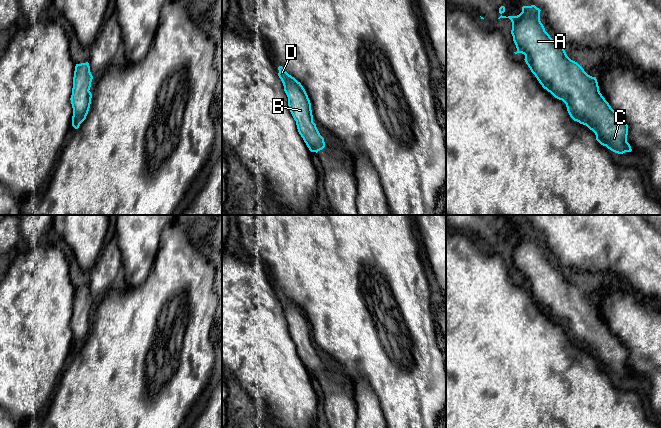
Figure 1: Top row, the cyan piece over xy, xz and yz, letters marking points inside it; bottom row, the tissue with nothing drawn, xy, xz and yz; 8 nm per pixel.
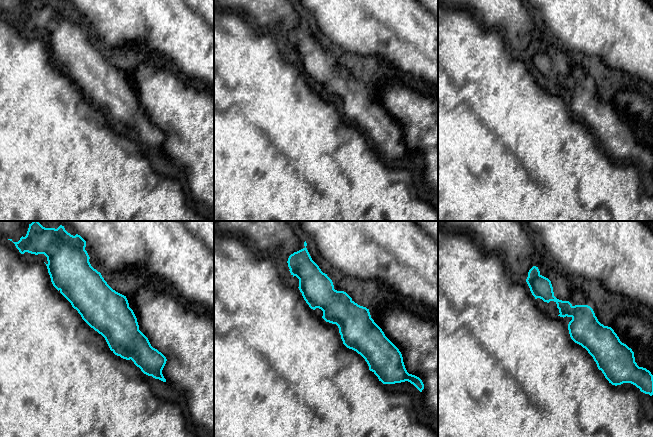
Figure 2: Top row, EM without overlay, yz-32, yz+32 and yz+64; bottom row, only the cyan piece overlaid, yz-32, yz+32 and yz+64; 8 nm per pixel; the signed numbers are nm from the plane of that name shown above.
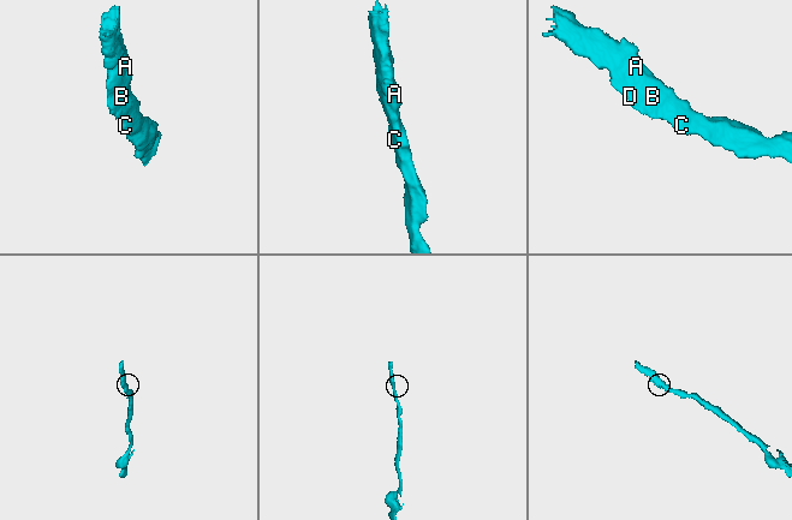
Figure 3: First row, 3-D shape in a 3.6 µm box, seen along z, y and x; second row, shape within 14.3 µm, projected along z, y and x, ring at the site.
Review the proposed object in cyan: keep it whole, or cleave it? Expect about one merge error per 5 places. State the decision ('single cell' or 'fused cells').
single cell

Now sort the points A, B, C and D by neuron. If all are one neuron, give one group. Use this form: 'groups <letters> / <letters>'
groups A B C D

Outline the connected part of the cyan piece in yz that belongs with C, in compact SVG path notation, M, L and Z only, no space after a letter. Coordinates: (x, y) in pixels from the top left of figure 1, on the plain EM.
M535 229L523 230L522 236L517 240L500 240L500 242L509 242L512 246L511 258L516 269L517 275L525 279L525 286L535 299L539 307L544 313L550 316L555 322L562 324L567 331L570 341L586 349L596 359L596 364L603 370L606 370L611 375L623 378L631 376L631 370L627 366L628 349L618 340L618 338L611 332L609 327L605 324L599 315L599 310L596 301L588 299L584 293L575 285L571 284L561 268L555 266L550 259L545 255L543 248L540 245L540 233Z

